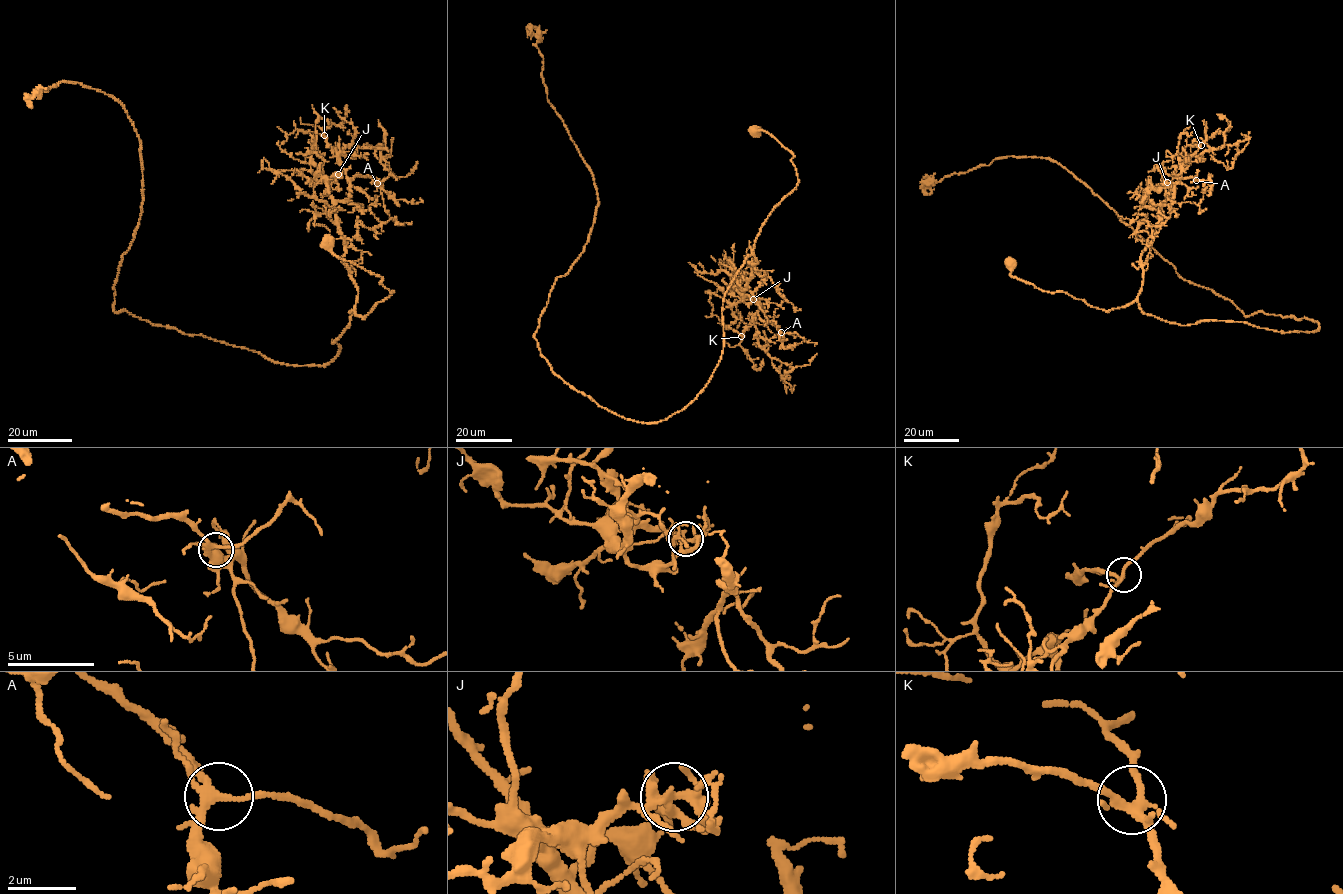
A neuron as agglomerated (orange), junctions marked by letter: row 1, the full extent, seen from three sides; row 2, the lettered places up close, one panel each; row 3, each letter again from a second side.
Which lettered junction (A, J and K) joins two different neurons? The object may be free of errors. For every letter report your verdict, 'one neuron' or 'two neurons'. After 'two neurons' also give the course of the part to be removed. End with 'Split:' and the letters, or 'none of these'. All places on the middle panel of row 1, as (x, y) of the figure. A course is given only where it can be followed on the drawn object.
A: one neuron
J: two neurons | (753, 299), (748, 298), (738, 287), (746, 274), (750, 275)
K: one neuron
Split: J

